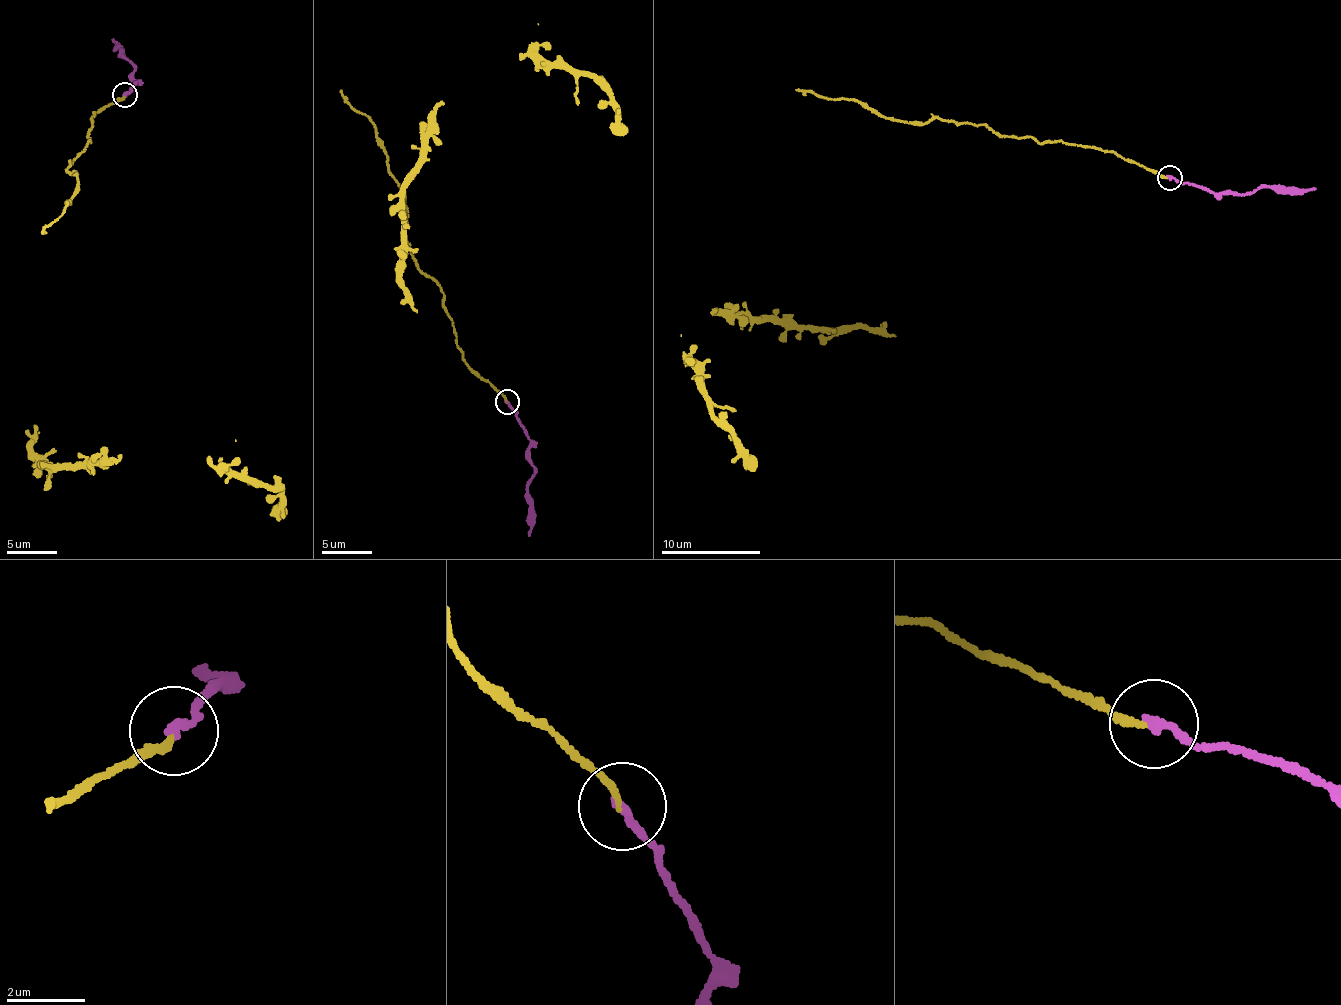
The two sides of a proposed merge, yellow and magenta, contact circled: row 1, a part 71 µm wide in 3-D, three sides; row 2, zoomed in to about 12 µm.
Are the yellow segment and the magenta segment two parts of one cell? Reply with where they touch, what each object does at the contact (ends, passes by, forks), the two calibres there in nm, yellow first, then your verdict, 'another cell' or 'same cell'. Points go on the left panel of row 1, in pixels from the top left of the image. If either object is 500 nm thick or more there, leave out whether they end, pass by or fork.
place (125, 94); yellow ends; magenta ends; calibres 170 and 200 nm; same cell

